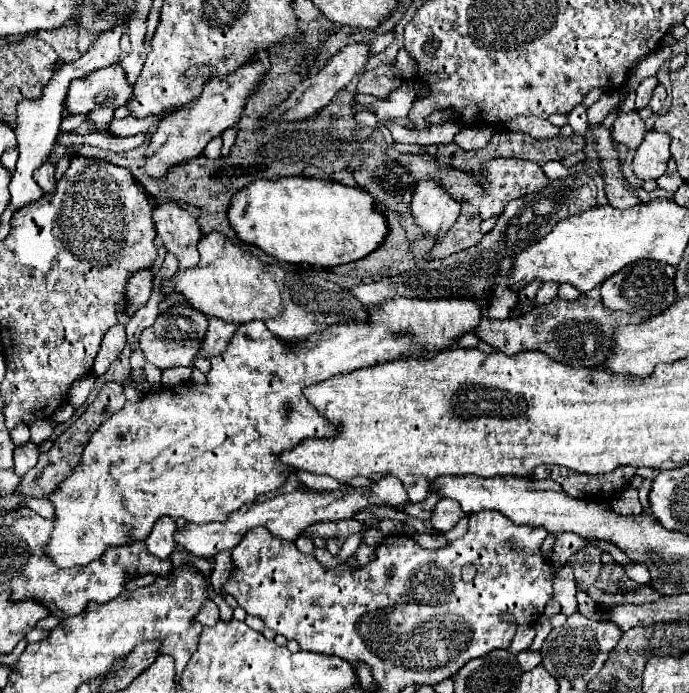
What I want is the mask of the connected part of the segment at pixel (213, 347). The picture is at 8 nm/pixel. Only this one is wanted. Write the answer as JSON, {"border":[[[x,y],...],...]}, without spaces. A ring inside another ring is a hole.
{"border":[[[210,319],[210,327],[208,327],[208,333],[206,333],[206,339],[204,339],[204,345],[198,353],[198,357],[210,357],[210,355],[216,355],[220,351],[226,349],[226,345],[230,343],[232,335],[236,333],[238,325],[234,323],[226,323],[222,319]]]}

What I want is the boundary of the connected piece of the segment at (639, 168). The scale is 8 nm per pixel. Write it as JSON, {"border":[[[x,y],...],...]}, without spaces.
{"border":[[[648,131],[642,145],[636,151],[636,177],[642,181],[656,181],[666,173],[666,161],[670,159],[670,137],[666,133]]]}

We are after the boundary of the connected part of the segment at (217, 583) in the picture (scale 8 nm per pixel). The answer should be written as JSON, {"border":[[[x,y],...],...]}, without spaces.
{"border":[[[224,551],[214,557],[214,571],[210,575],[210,585],[216,589],[216,593],[220,593],[220,587],[222,583],[226,583],[228,575],[230,575],[230,551]]]}

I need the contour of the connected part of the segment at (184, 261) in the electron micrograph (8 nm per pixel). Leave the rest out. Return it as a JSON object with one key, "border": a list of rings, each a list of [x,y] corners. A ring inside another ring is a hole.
{"border":[[[164,201],[154,207],[152,219],[164,247],[180,261],[180,269],[198,265],[198,241],[202,237],[196,219],[174,201]]]}

